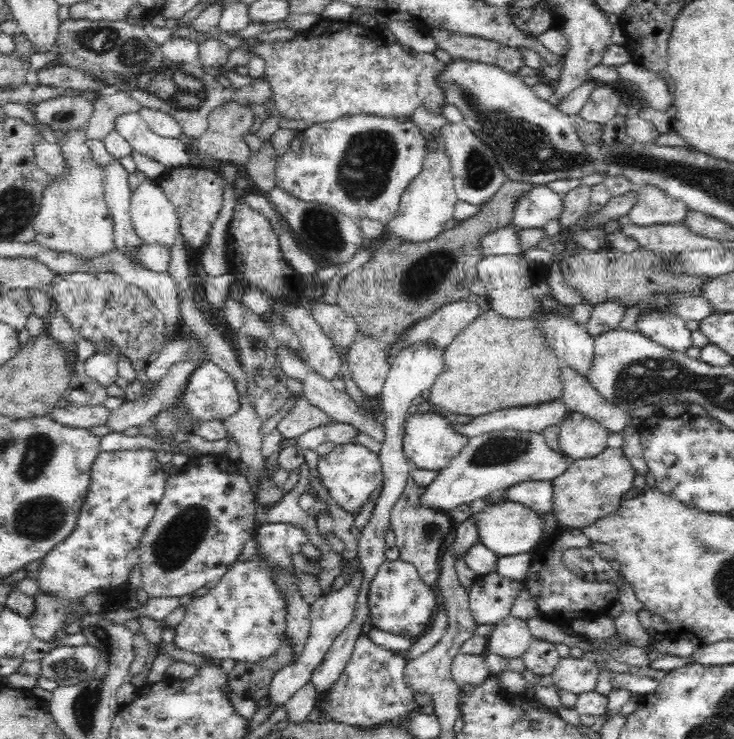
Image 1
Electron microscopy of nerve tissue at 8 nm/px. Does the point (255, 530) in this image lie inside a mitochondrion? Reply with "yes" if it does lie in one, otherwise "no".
no

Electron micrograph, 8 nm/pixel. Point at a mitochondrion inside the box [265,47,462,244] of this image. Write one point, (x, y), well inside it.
(364, 172)

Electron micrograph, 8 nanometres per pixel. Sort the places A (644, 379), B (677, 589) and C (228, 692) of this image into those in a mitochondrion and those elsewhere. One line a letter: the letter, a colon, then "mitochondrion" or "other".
A: mitochondrion
B: other
C: other

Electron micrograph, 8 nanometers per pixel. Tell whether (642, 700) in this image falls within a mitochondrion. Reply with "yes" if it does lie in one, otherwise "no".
no

